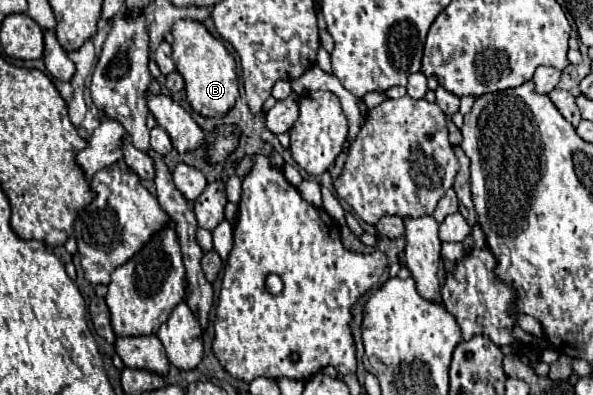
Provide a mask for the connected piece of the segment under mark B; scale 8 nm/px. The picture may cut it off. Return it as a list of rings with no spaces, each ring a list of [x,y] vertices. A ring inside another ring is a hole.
[[[178,20],[172,28],[172,38],[172,58],[184,78],[186,100],[192,110],[210,118],[224,116],[238,98],[238,74],[232,54],[196,20]]]

